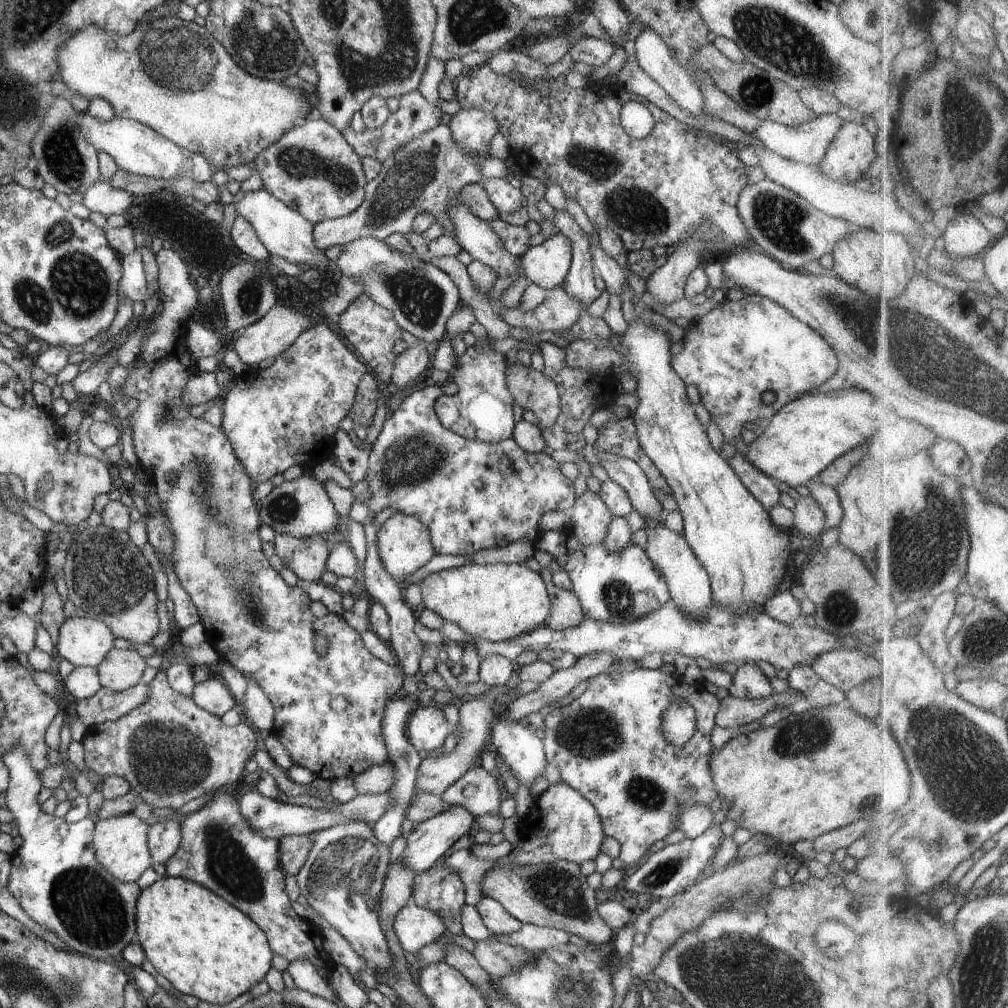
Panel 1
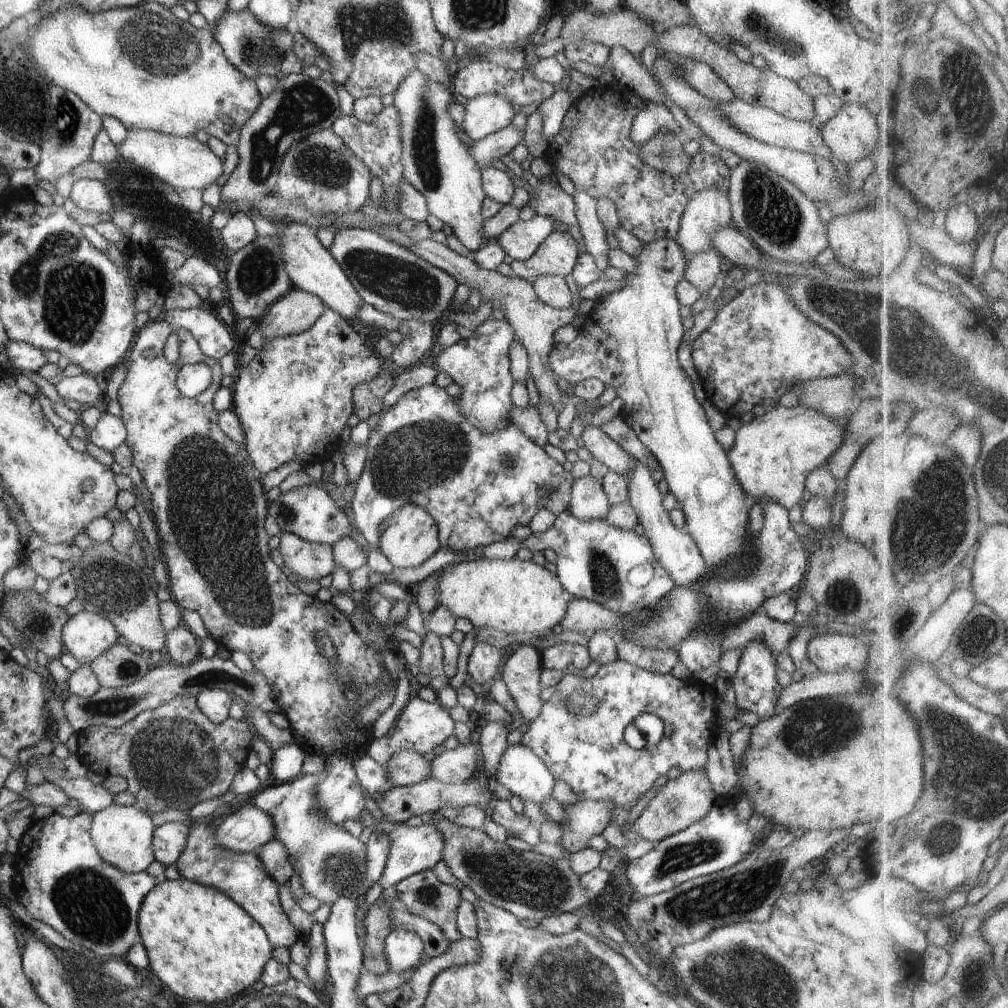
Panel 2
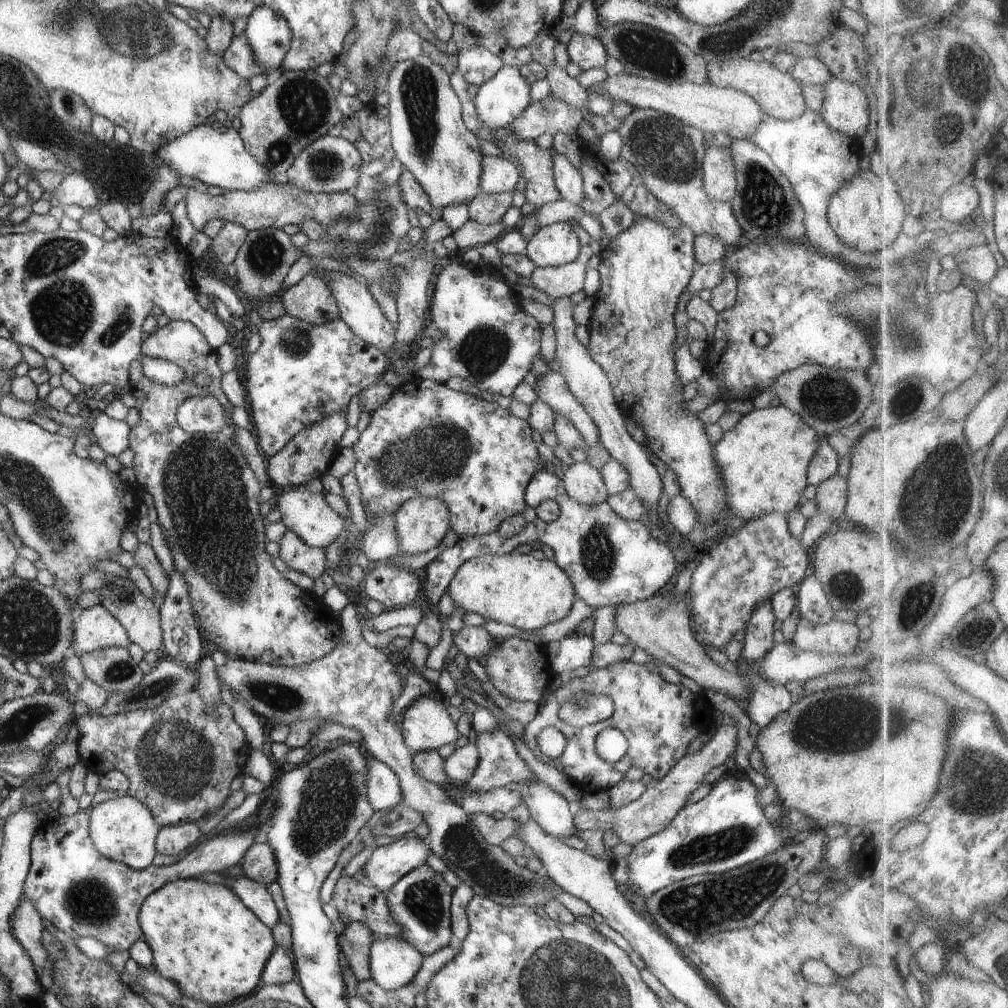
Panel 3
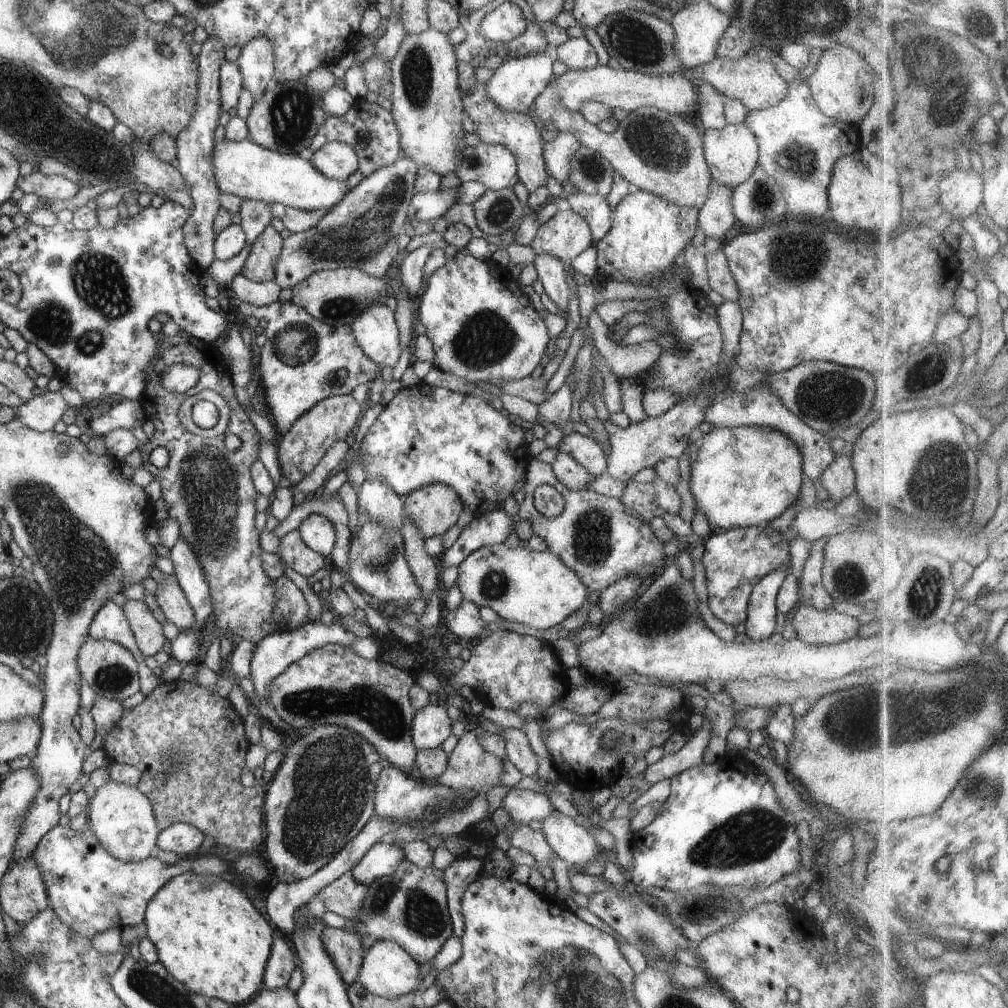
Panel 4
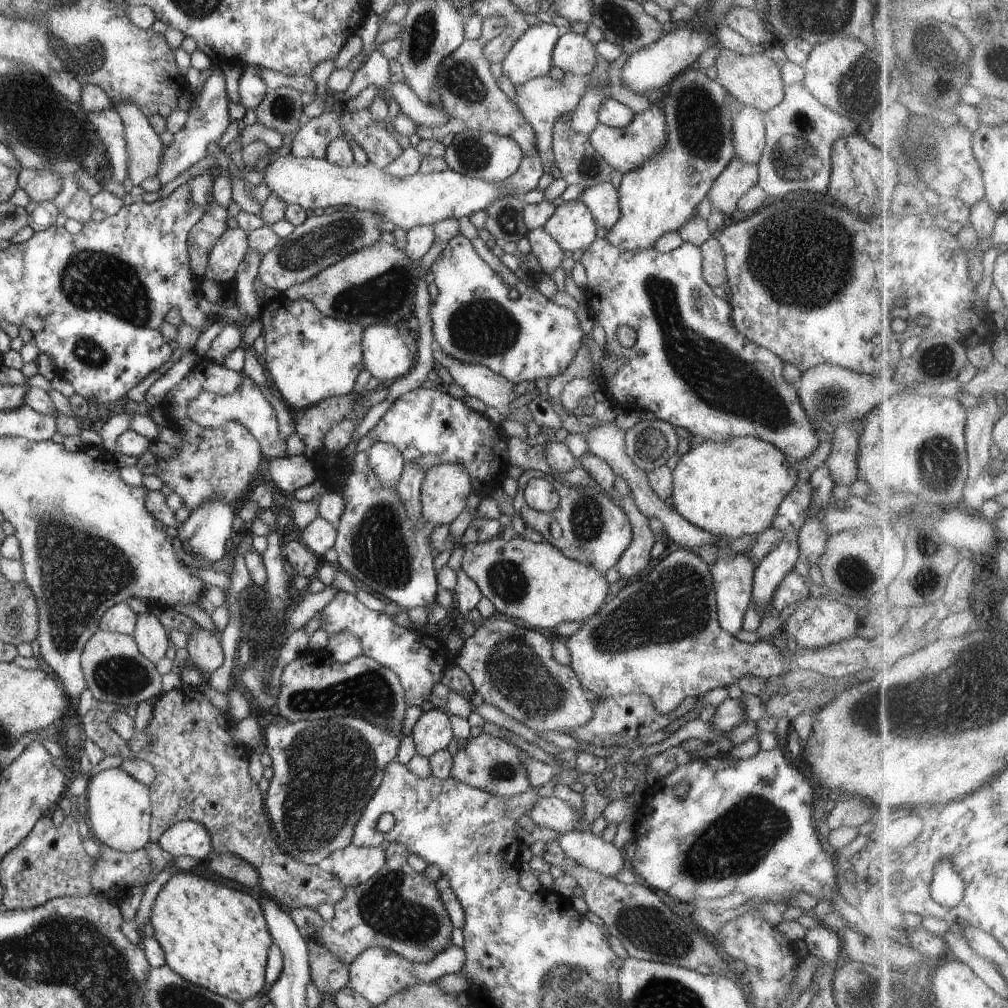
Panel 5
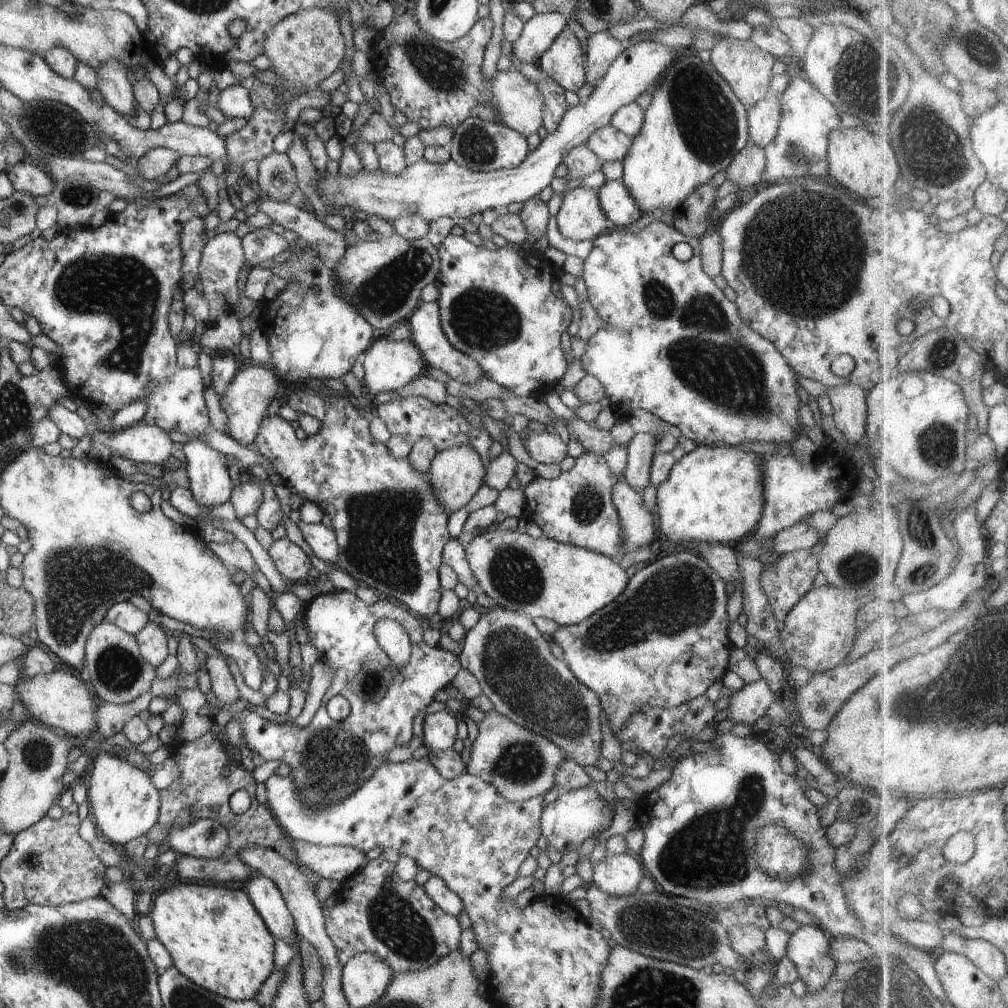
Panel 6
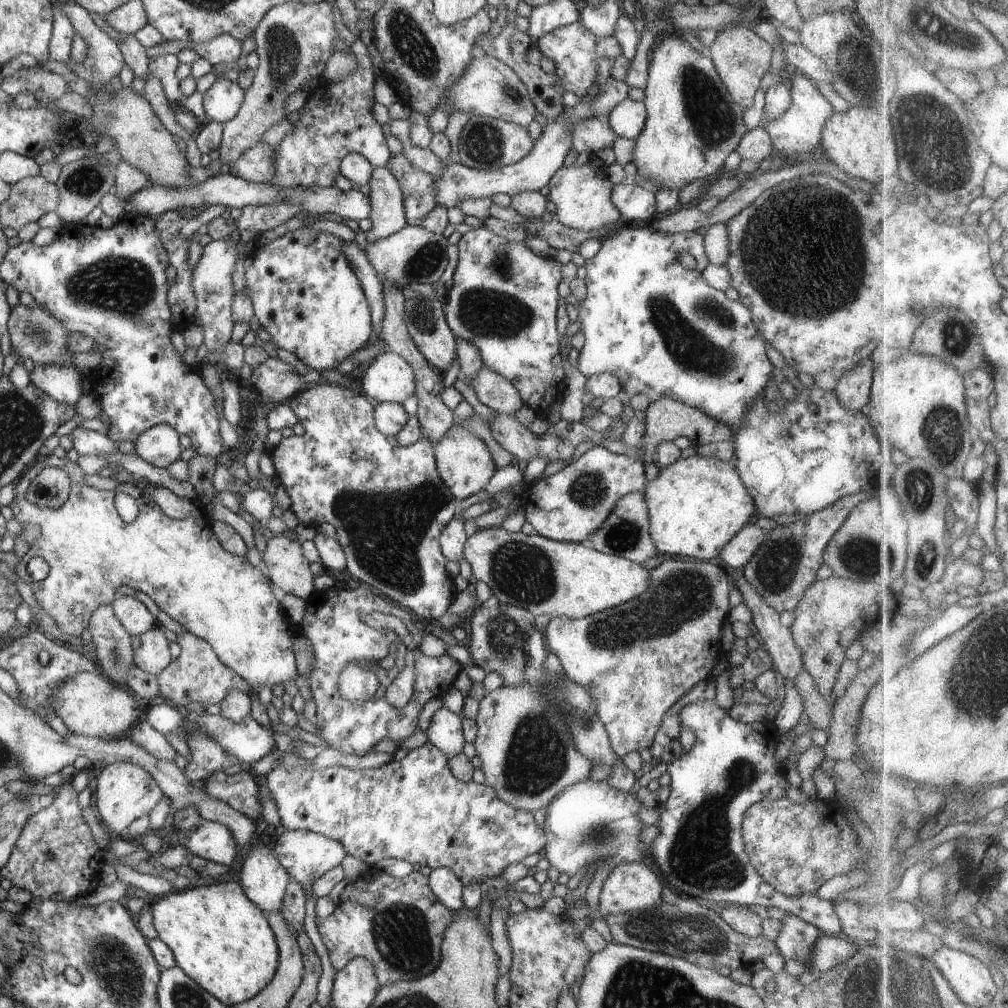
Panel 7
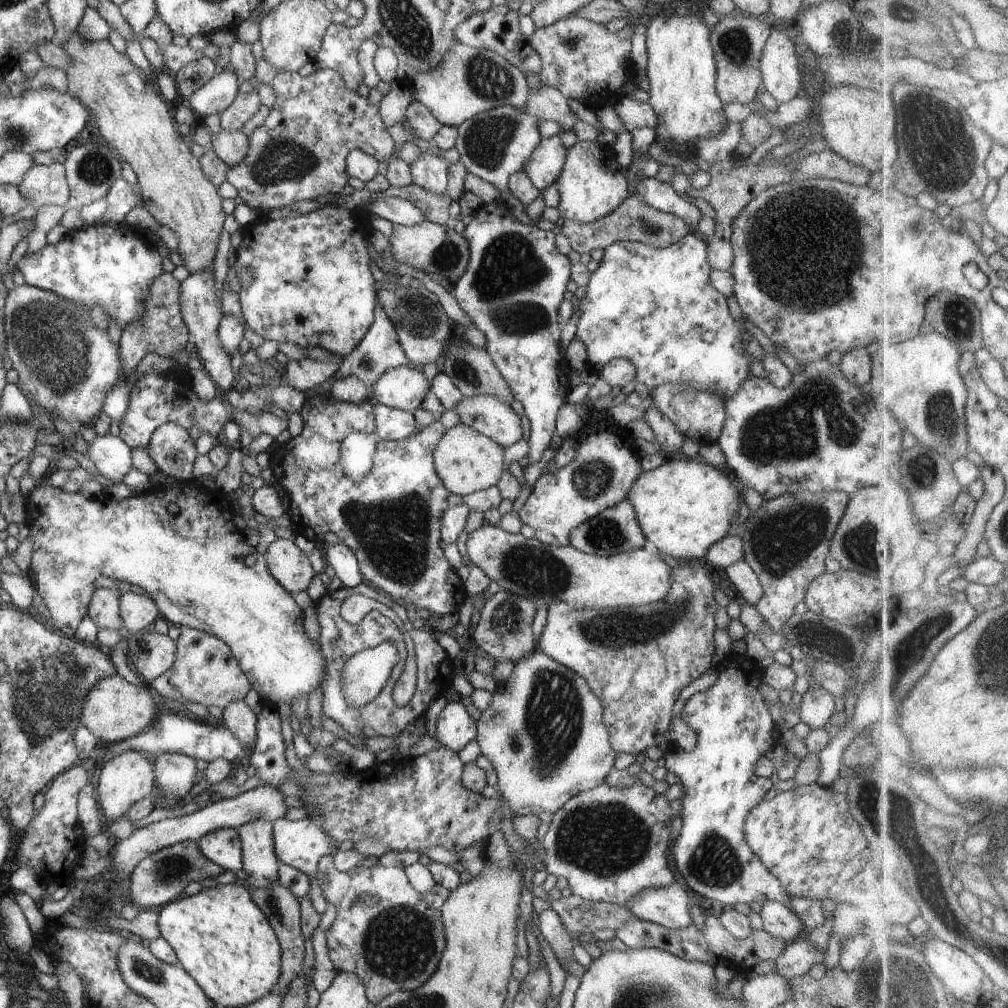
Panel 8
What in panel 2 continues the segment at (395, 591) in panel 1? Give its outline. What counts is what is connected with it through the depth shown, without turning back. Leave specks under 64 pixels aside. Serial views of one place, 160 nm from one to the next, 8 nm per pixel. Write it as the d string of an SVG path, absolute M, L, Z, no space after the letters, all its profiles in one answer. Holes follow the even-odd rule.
M432 383L417 388L416 390L411 390L403 397L400 397L393 407L382 412L379 422L369 432L367 459L362 474L357 480L357 487L355 488L355 493L351 500L351 508L354 513L353 523L370 546L373 546L374 548L379 547L380 524L382 524L386 518L390 518L394 513L399 511L405 504L415 504L416 506L427 510L436 521L441 548L446 548L448 546L448 548L452 548L456 554L462 553L464 550L468 549L485 547L489 544L497 543L498 541L513 536L511 534L512 530L514 530L518 524L528 526L528 523L532 520L532 516L534 516L534 514L541 508L547 508L556 516L561 512L568 510L569 504L571 503L571 488L575 479L572 477L571 472L566 471L564 467L562 467L563 464L551 459L546 451L544 451L543 447L532 442L532 439L529 439L511 422L506 423L501 431L496 431L495 433L479 431L476 427L473 427L469 419L462 414L459 406L460 402L458 402L456 398L448 396L444 388L439 387L436 383ZM545 487L552 487L552 492L545 493L543 491Z

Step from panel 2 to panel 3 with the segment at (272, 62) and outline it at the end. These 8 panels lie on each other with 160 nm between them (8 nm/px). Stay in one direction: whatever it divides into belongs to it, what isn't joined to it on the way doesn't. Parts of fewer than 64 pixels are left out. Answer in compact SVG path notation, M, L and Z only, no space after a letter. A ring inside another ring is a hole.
M245 31L233 36L231 43L222 54L224 62L243 79L255 74L263 74L263 68L257 63L254 49L251 49Z

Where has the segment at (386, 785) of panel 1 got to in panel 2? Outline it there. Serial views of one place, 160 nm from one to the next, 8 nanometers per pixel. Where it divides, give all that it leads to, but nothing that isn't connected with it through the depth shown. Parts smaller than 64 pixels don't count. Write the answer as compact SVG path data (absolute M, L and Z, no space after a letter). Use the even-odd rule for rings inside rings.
M412 749L397 750L384 764L387 779L393 786L405 787L431 778L429 762Z

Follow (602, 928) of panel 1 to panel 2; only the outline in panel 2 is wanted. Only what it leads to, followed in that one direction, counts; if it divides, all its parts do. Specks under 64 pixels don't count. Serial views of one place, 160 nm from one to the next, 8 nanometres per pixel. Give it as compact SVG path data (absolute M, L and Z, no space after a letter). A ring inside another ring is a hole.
M446 819L432 820L445 838L443 859L451 873L479 898L503 908L519 920L544 920L586 907L591 898L579 884L568 859L553 859L534 851L515 851L494 841L484 830L461 827Z

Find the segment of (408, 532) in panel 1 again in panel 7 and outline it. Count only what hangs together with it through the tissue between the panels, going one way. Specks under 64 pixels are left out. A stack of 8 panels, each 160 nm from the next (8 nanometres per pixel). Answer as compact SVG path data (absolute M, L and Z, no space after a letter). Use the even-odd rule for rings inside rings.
M460 422L456 430L449 430L444 438L435 444L435 461L442 482L458 501L482 490L490 482L490 478L494 476L497 469L486 443L468 432Z

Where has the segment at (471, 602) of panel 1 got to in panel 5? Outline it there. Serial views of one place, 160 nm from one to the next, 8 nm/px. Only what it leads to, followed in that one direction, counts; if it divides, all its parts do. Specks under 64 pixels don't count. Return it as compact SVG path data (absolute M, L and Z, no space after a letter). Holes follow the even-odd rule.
M496 536L486 542L466 544L464 551L461 568L480 588L482 597L488 598L496 611L526 622L528 629L552 634L562 622L584 622L610 596L605 574L594 566L568 558L545 540L535 544L522 537L505 540Z

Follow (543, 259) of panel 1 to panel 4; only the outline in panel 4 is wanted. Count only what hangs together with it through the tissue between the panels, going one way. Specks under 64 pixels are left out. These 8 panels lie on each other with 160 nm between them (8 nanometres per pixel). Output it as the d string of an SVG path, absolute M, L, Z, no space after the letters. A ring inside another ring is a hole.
M561 205L548 222L540 225L529 246L535 254L552 254L566 262L576 258L591 244L592 234L586 218Z

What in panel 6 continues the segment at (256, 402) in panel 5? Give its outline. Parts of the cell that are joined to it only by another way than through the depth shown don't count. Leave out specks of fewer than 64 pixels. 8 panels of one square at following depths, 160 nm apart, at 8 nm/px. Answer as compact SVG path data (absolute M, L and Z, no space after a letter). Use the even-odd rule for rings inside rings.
M306 386L295 390L286 402L298 412L317 418L321 422L321 429L315 435L307 436L305 440L300 440L296 437L295 430L292 429L290 423L280 417L278 413L273 415L266 414L259 426L254 447L270 460L271 466L281 476L282 484L288 487L292 494L297 494L303 501L310 501L314 502L314 504L318 504L325 514L330 515L330 518L332 518L333 531L335 532L339 546L339 559L337 560L336 566L338 569L350 574L358 584L373 589L378 595L401 603L415 617L430 617L437 612L437 608L439 607L441 592L443 591L439 581L439 566L443 563L442 551L444 545L451 539L451 536L447 527L450 512L436 500L435 493L427 477L428 475L417 473L410 466L407 458L394 458L384 443L379 443L373 439L369 433L368 420L362 418L362 416L356 412L356 402L350 401L349 398L334 398L331 394L329 396L321 395L314 391L314 389L310 389L310 387Z

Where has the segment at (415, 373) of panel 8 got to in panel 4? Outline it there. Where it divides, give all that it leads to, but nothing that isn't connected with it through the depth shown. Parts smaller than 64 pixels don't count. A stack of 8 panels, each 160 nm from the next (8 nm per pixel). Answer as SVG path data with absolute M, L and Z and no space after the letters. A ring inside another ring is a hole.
M374 302L360 316L355 316L351 328L364 354L381 368L396 367L401 356L395 313L385 304Z

